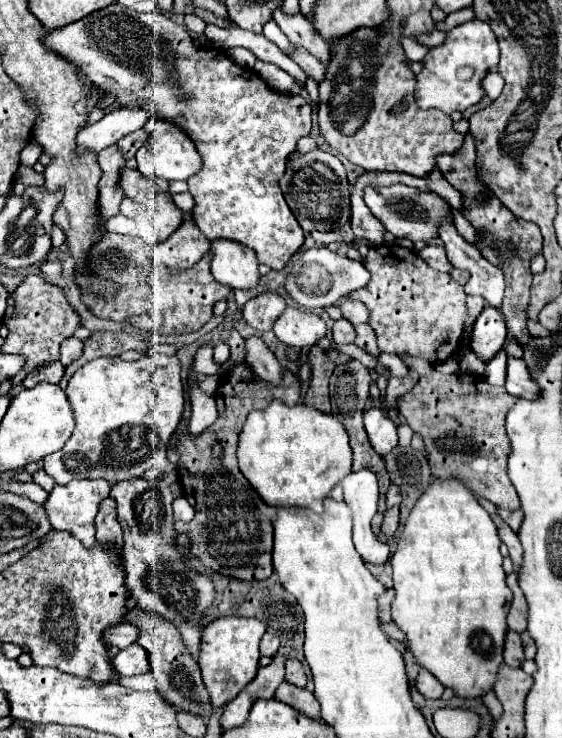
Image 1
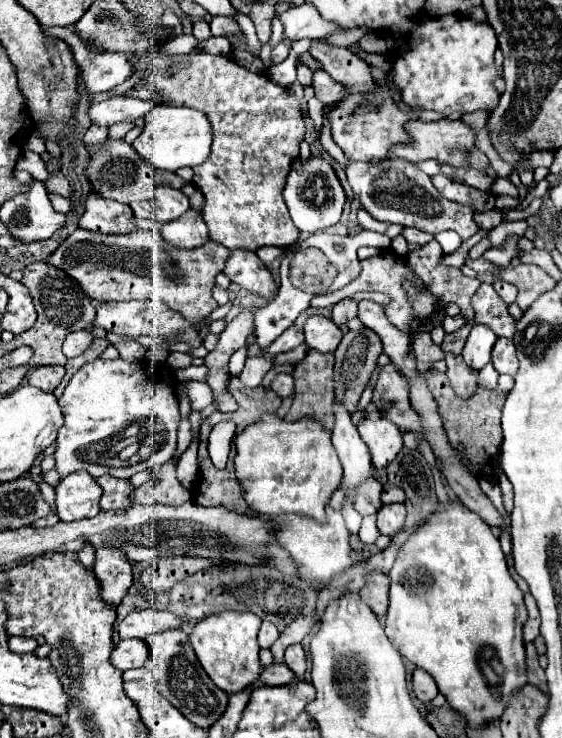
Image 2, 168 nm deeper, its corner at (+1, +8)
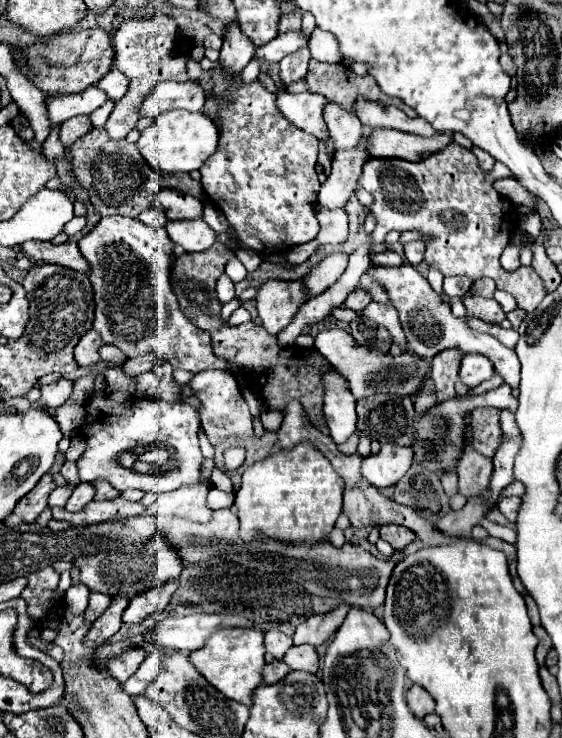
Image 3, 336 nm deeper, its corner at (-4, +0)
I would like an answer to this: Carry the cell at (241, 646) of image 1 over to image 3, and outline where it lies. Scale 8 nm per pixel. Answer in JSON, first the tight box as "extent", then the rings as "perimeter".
{"extent":[190,628,266,706],"perimeter":[[[218,628],[204,644],[204,648],[198,648],[194,652],[190,652],[190,660],[192,664],[198,668],[198,672],[216,688],[220,690],[224,696],[242,702],[246,706],[252,704],[252,692],[262,684],[262,670],[266,666],[264,662],[264,634],[262,630],[256,628]]]}

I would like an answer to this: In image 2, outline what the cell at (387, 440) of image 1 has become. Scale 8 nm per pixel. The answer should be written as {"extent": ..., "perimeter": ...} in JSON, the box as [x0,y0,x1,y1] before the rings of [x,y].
{"extent":[357,418,403,470],"perimeter":[[[367,418],[357,428],[361,434],[361,440],[369,448],[371,464],[377,470],[387,468],[403,448],[401,430],[395,428],[395,424],[389,424],[389,420],[383,420],[383,418],[369,420]]]}

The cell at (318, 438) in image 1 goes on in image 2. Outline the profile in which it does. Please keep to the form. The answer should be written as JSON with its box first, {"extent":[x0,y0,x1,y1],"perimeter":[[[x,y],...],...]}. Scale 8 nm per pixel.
{"extent":[235,414,343,524],"perimeter":[[[265,414],[261,422],[237,436],[235,476],[251,510],[263,516],[299,514],[325,524],[325,506],[339,488],[343,466],[331,444],[331,434],[317,420],[287,422]]]}

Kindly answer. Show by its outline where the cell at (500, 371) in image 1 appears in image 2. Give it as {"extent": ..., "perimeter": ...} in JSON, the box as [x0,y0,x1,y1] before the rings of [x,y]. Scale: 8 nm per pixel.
{"extent":[479,364,497,390],"perimeter":[[[487,364],[483,370],[479,370],[479,384],[483,386],[483,388],[489,388],[489,390],[493,390],[493,388],[497,388],[497,372],[495,372],[495,368],[493,368],[493,364]]]}

